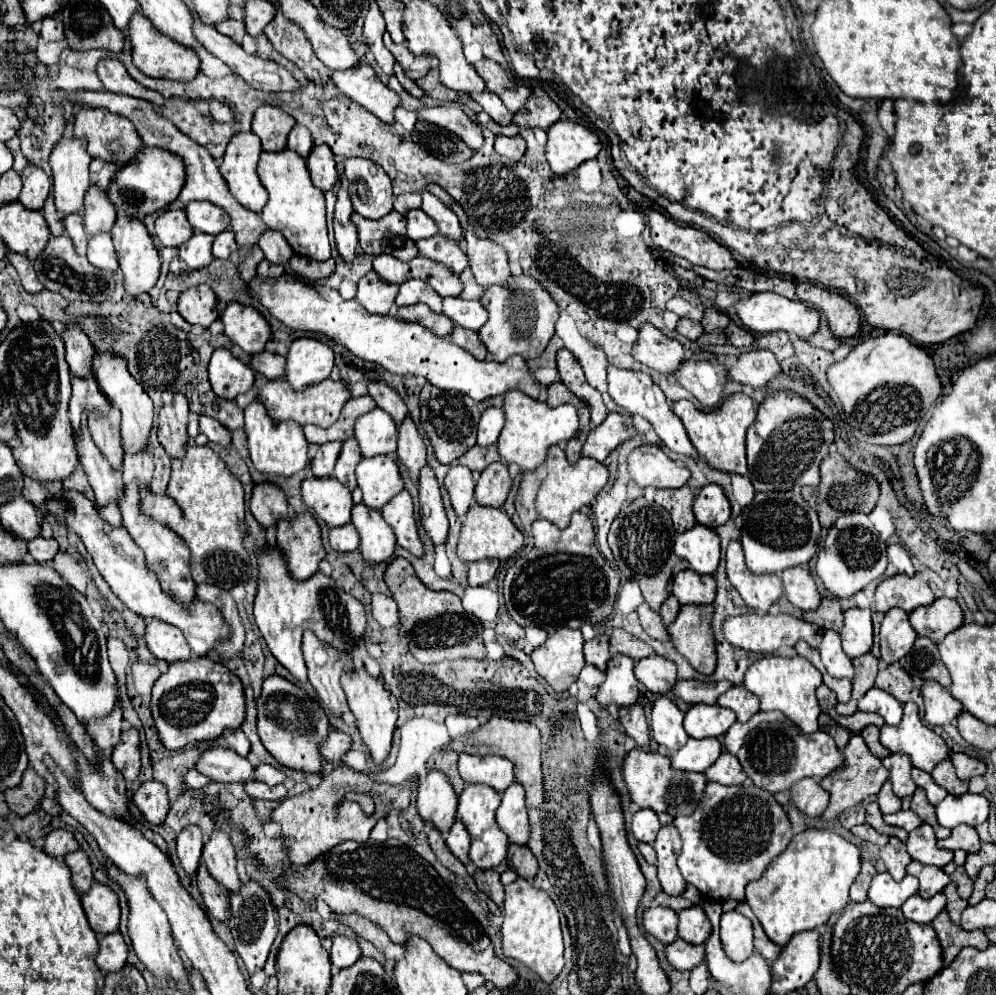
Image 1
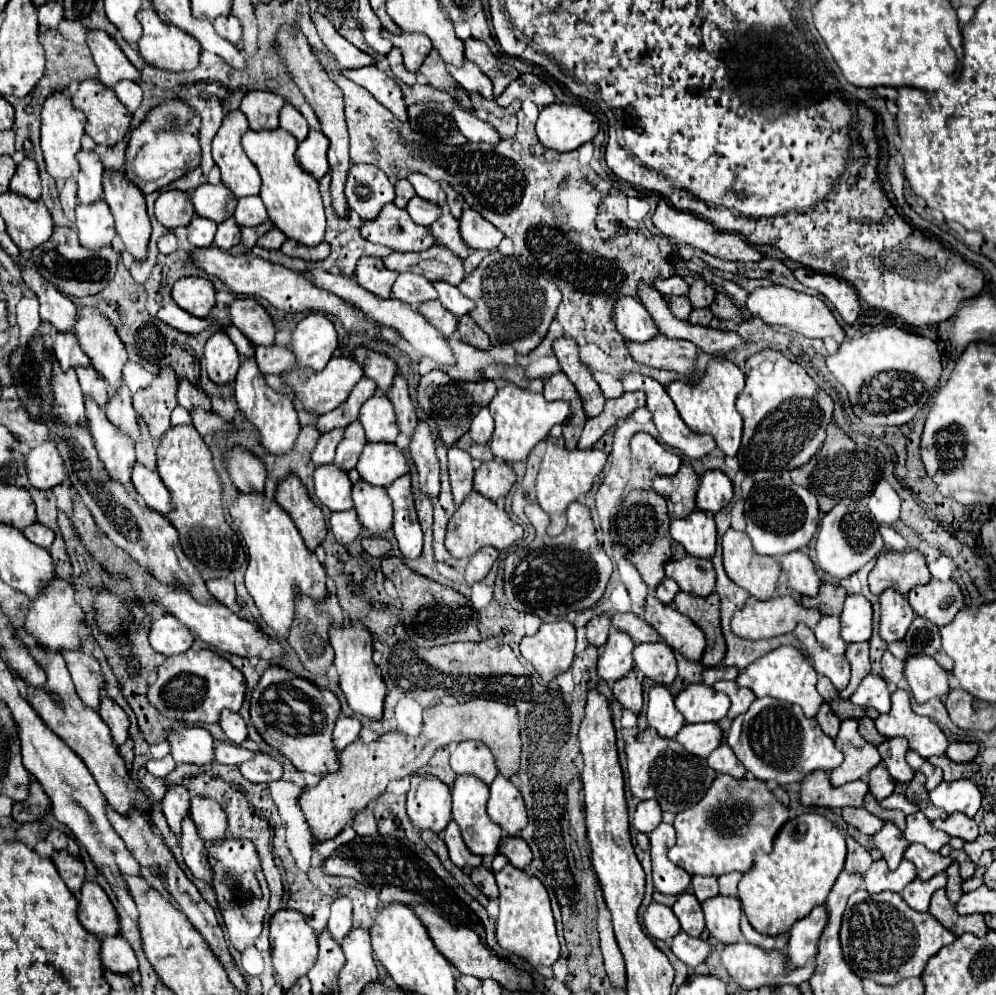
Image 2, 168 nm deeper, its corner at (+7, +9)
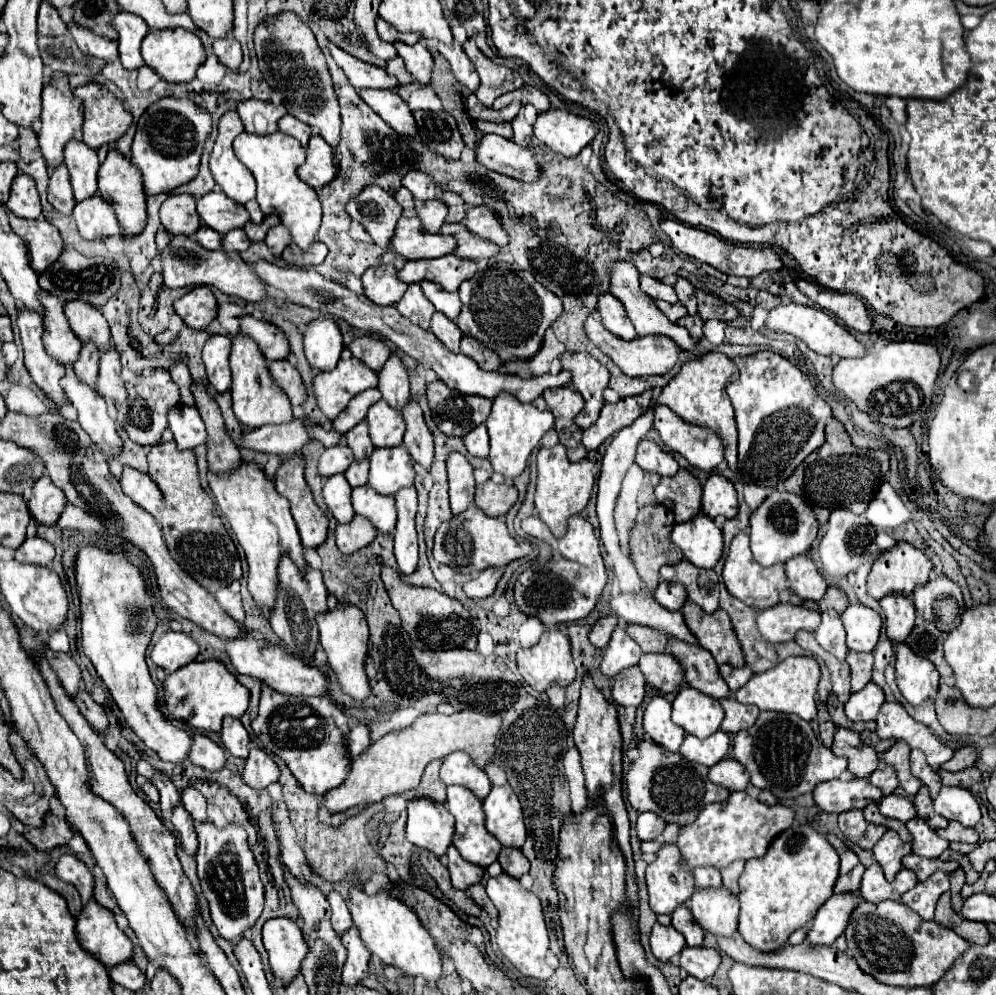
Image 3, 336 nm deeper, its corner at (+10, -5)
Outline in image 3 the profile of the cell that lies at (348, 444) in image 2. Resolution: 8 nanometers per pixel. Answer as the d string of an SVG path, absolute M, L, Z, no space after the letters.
M364 420L360 424L356 424L350 432L346 432L346 442L354 450L354 458L356 460L368 458L370 452L374 450L374 444L370 440L370 434L368 434L368 428L366 428Z

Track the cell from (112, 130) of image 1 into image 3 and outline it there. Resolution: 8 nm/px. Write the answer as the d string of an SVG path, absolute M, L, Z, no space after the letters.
M90 82L78 86L74 94L84 102L84 144L98 150L124 136L132 124L132 114L104 84Z

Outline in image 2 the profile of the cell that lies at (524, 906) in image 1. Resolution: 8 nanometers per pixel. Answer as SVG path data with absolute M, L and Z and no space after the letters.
M507 864L495 874L499 886L499 918L497 918L497 942L501 948L525 958L531 966L553 966L559 958L559 940L555 934L555 922L551 914L549 894L545 886L523 870Z

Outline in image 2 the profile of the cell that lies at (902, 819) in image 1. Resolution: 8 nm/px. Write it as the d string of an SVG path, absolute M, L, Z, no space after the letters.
M891 794L889 798L881 800L879 804L887 810L901 810L903 814L915 814L917 812L917 806L913 806L903 794Z

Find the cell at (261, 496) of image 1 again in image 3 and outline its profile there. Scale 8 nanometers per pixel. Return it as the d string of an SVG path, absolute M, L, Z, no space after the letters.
M196 380L192 382L192 394L196 408L206 424L208 432L208 464L210 470L216 474L226 474L230 468L238 466L240 462L240 450L234 446L232 438L228 436L228 430L224 426L224 418L220 414L220 408L216 400L212 398L210 390L204 384L198 384Z

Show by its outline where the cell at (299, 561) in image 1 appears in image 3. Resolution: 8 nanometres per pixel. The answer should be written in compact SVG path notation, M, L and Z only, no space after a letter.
M286 456L280 468L276 470L274 482L276 490L290 500L290 510L294 522L298 526L300 538L304 546L318 548L326 540L328 532L328 516L314 502L312 490L304 480L304 458L302 456Z

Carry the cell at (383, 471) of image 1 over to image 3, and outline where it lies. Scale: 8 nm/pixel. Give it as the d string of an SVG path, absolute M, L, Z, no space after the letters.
M376 448L370 456L368 484L380 494L396 494L400 488L414 486L414 468L406 448Z

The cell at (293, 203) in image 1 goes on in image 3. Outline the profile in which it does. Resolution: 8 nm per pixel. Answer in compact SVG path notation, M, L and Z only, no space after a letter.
M242 132L234 140L234 152L238 160L254 174L256 178L256 200L264 214L280 214L282 224L290 230L292 242L300 248L308 248L318 234L320 228L320 202L316 190L310 188L296 176L300 164L304 164L306 150L294 136L286 136L284 132L274 132L270 136L254 136L250 132Z

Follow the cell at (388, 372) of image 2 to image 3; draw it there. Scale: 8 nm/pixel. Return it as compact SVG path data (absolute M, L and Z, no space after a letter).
M364 334L360 338L354 338L348 344L348 348L350 348L352 356L356 356L358 360L362 360L374 372L380 372L382 366L384 366L384 362L390 356L388 344L384 340L380 340L378 336L374 336L374 334Z

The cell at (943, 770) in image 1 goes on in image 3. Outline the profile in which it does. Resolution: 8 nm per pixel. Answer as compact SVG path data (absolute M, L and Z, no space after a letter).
M976 766L964 768L962 772L946 772L946 770L938 770L938 774L942 776L942 784L944 786L960 786L960 788L970 788L972 784L980 782L980 770Z

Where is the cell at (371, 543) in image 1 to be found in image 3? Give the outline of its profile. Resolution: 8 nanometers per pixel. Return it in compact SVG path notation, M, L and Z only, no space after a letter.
M368 484L354 488L352 504L356 514L366 516L378 532L392 532L396 526L394 496L382 496L368 488Z

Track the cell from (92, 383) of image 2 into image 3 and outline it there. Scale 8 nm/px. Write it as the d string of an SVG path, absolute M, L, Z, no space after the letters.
M82 344L78 360L74 362L74 370L88 386L94 386L94 380L98 376L98 360L100 360L98 348L94 348L94 344Z

